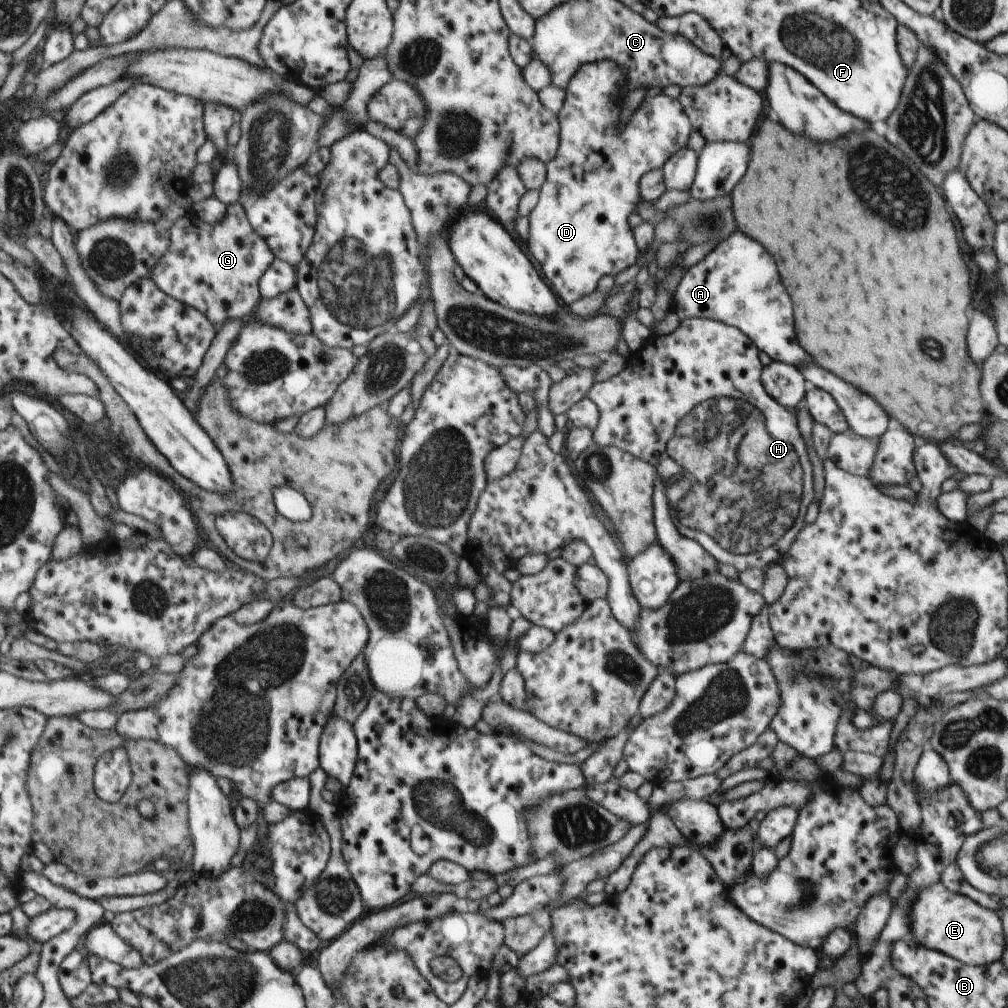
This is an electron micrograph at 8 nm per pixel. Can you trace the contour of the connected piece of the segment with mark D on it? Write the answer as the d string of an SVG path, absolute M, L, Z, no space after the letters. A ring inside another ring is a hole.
M610 61L594 62L594 64L584 65L576 76L570 80L569 87L565 90L566 98L564 100L563 108L557 114L560 124L558 152L553 160L550 160L550 162L545 164L546 181L538 191L538 204L536 204L536 207L528 216L530 222L529 237L527 240L524 239L527 243L528 252L530 252L536 259L536 262L540 264L544 278L550 282L552 290L556 292L557 297L563 302L564 307L568 307L572 302L576 302L576 300L585 298L588 294L593 294L597 291L597 286L604 276L617 276L618 273L626 270L638 261L641 252L639 251L638 246L636 246L632 228L630 224L628 224L630 214L636 211L638 202L642 200L638 190L638 182L646 172L662 169L666 165L666 162L672 157L672 154L676 154L678 150L687 147L690 132L693 131L692 124L688 119L688 116L684 114L684 110L679 100L664 95L654 97L653 99L644 99L640 106L638 106L638 109L632 114L630 120L628 120L624 126L620 126L621 104L623 98L626 96L620 94L620 86L622 86L622 84L624 84L624 70L620 70L620 66L616 66L616 62Z

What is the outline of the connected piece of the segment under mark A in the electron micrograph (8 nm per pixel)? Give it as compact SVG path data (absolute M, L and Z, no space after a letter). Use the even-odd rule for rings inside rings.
M740 232L730 234L704 260L685 271L671 302L671 310L680 321L694 317L713 319L738 328L772 361L796 367L812 364L810 354L796 342L792 302L780 280L776 262L758 242Z

